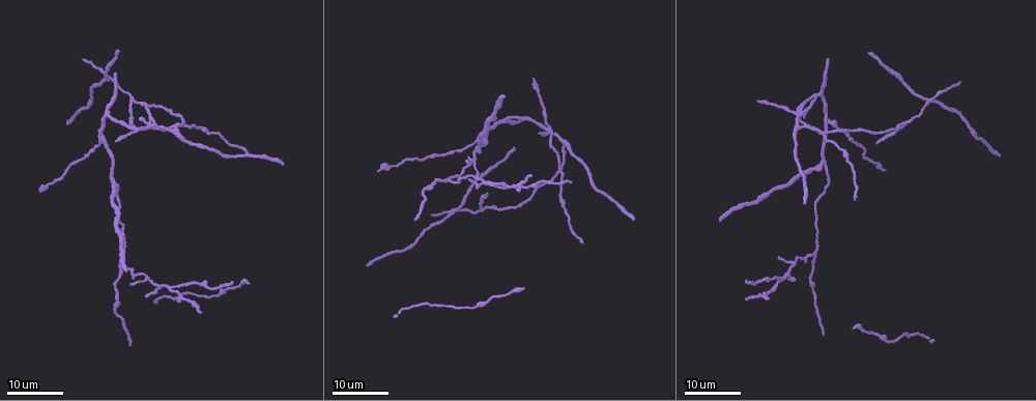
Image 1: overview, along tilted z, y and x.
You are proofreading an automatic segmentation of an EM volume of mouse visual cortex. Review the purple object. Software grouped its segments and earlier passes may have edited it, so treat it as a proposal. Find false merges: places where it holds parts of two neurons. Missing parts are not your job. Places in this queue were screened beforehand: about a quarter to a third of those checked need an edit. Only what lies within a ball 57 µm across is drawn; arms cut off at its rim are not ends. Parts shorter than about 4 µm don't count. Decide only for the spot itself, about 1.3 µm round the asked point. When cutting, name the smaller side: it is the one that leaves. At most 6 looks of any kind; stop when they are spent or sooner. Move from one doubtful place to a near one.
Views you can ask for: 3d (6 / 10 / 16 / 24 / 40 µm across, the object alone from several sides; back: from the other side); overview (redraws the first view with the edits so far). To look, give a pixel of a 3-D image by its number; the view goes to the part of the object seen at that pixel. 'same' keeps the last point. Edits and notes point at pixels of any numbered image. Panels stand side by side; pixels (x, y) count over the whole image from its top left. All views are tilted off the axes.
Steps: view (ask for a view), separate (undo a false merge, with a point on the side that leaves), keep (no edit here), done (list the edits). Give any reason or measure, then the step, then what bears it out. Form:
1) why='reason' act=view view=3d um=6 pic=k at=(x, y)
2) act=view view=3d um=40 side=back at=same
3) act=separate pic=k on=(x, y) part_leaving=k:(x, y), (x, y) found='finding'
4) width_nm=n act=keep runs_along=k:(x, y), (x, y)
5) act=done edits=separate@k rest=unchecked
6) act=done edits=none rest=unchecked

why='a fork' act=view view=3d um=16 pic=1 at=(906, 122)

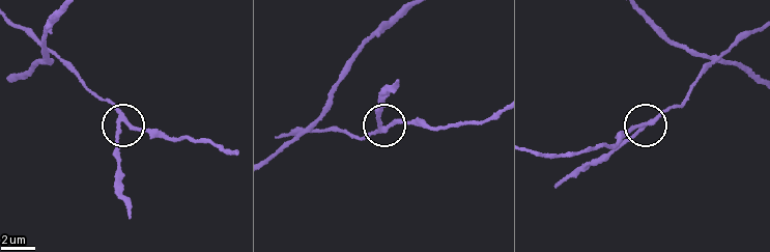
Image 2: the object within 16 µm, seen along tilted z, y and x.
why='zoom in' act=view view=3d um=10 pic=2 at=(118, 128)

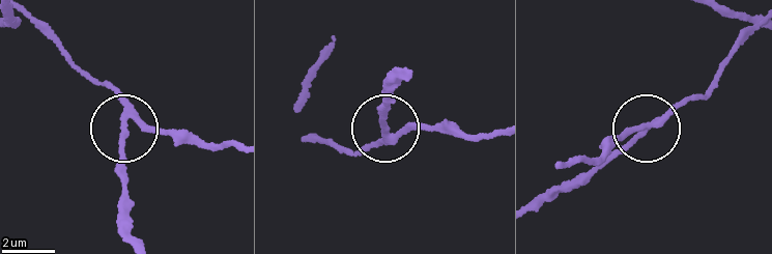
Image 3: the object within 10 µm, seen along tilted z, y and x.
act=separate pic=3 on=(123, 146) part_leaving=3:(126, 112), (116, 166), (131, 236) found='two neurons meet here'

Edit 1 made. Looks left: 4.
why='four-way junction' act=view view=3d um=16 pic=1 at=(100, 139)

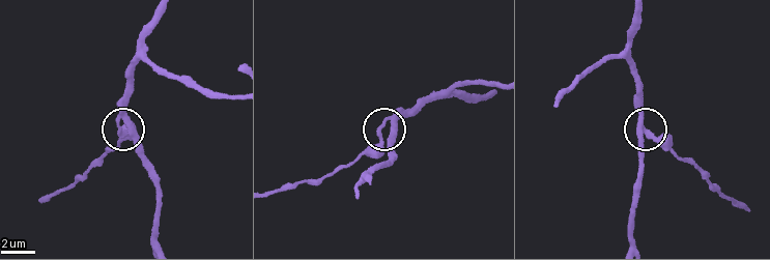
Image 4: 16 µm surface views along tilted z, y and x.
act=view view=3d um=6 pic=4 at=(646, 131)

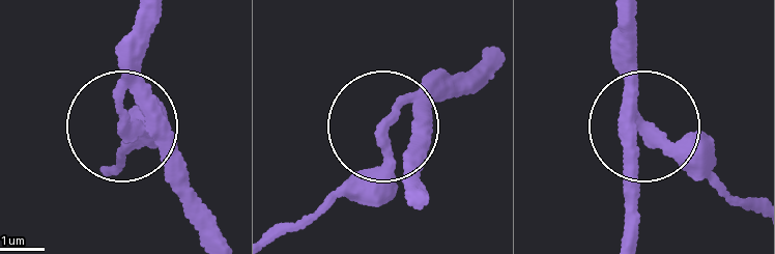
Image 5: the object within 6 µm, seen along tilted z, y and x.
side_arm_um=23 act=separate pic=5 on=(392, 159) found='two neurons meet here'

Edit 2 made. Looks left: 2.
why='a fork' act=view view=3d um=16 pic=1 at=(112, 182)

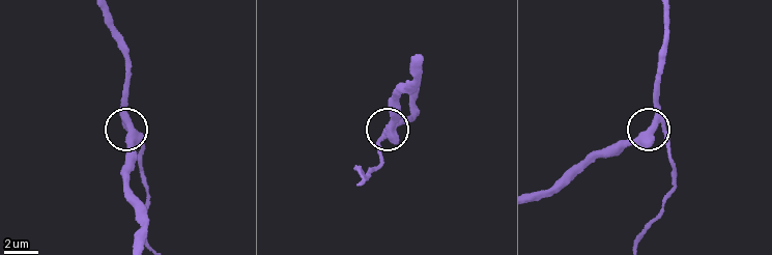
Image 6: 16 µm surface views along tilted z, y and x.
act=view view=3d um=6 pic=6 at=(653, 129)

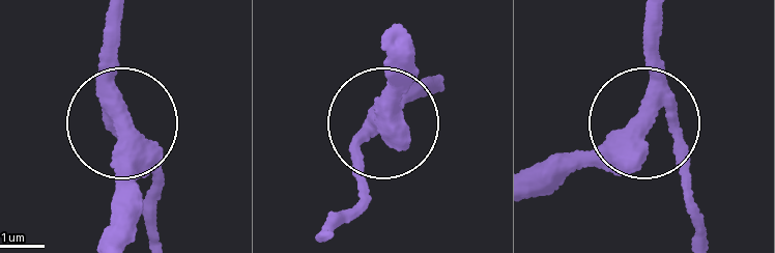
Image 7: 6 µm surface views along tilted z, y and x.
act=keep runs_along=7:(650, 10), (649, 115), (556, 183) found='continuous, no second neuron'

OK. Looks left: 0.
act=done edits=separate@3,separate@5 rest=unchecked

